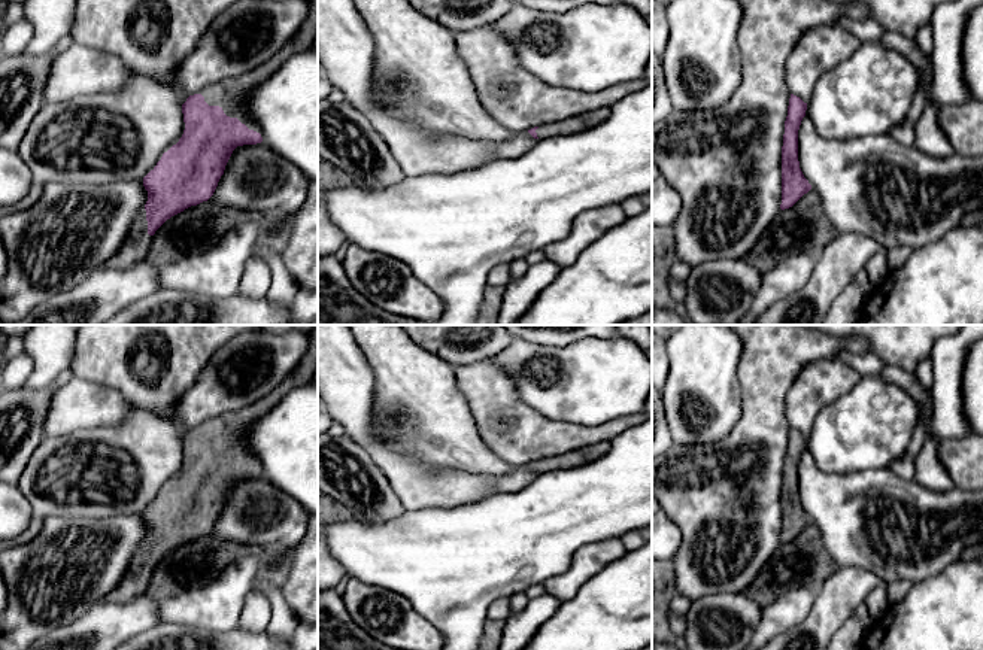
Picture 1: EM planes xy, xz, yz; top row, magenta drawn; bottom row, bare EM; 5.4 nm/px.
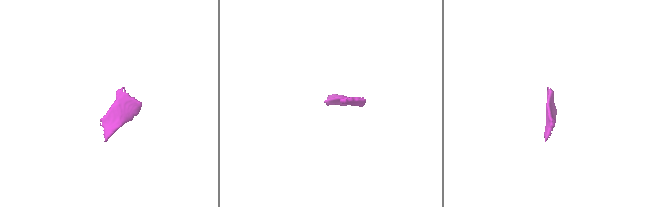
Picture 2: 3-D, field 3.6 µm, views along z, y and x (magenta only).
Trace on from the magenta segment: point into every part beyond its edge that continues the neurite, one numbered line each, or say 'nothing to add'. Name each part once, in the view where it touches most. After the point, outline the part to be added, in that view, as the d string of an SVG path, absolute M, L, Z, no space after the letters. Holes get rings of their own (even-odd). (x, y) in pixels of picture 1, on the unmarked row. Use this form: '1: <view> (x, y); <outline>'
1: xy (230, 428); M318 325L309 332L309 349L288 377L271 391L266 398L255 404L224 413L198 428L204 431L209 440L219 440L230 452L237 452L249 464L261 468L261 462L249 452L246 434L251 425L263 414L270 411L289 391L309 383L318 367Z
2: xy (137, 577); M143 544L133 559L125 578L115 590L106 595L100 604L128 604L136 601L145 593L152 571L154 569L148 568L146 544Z

